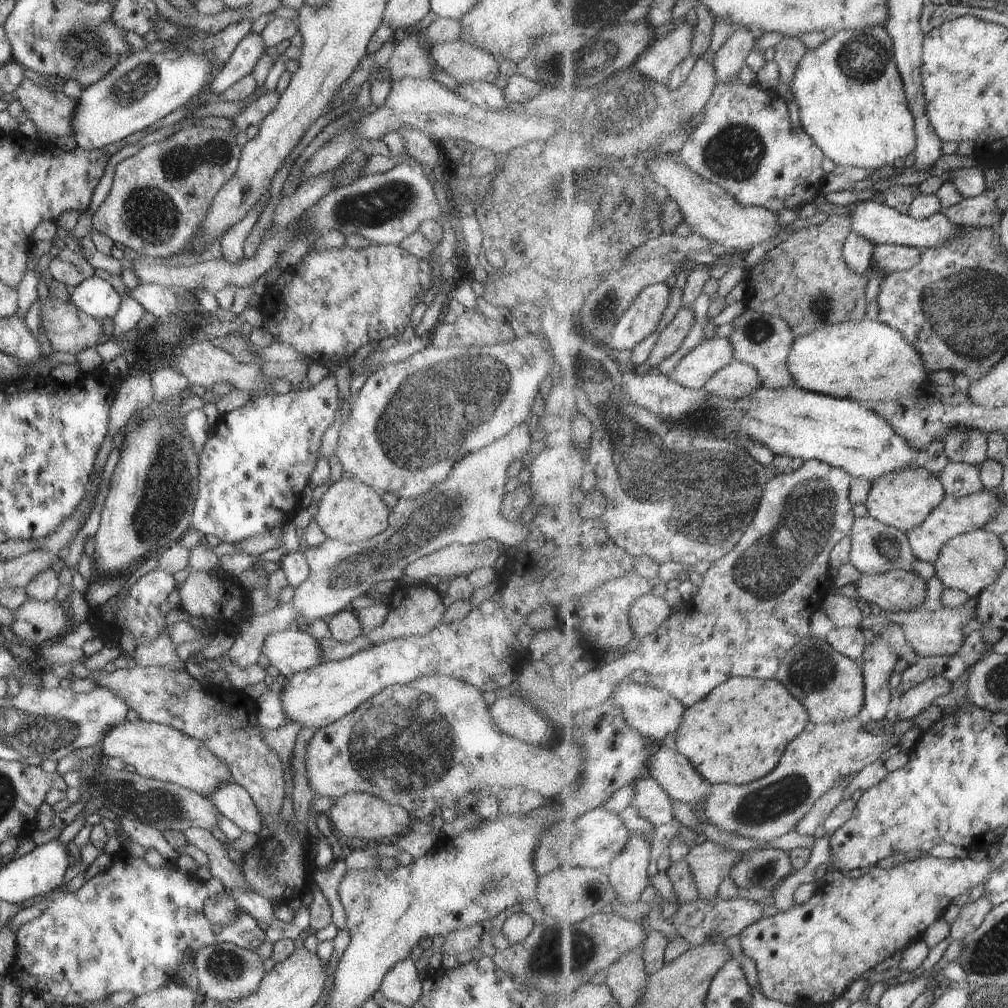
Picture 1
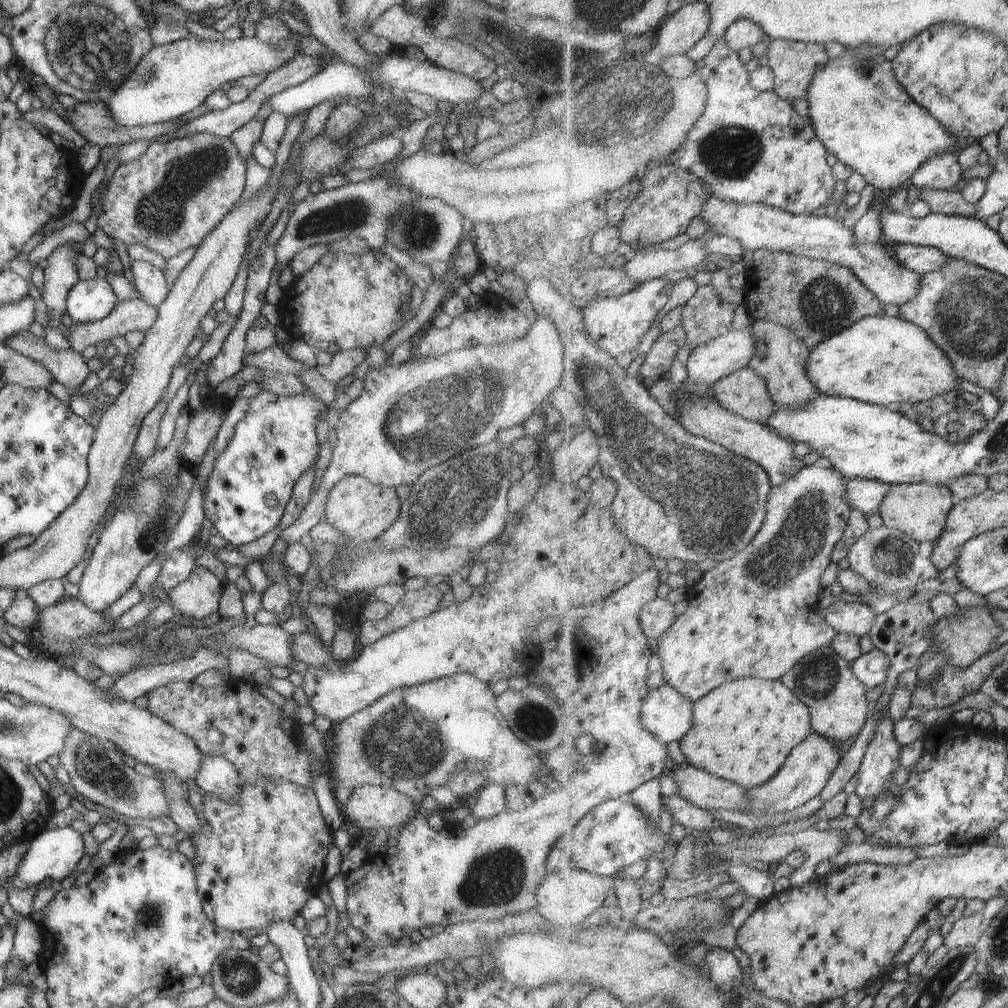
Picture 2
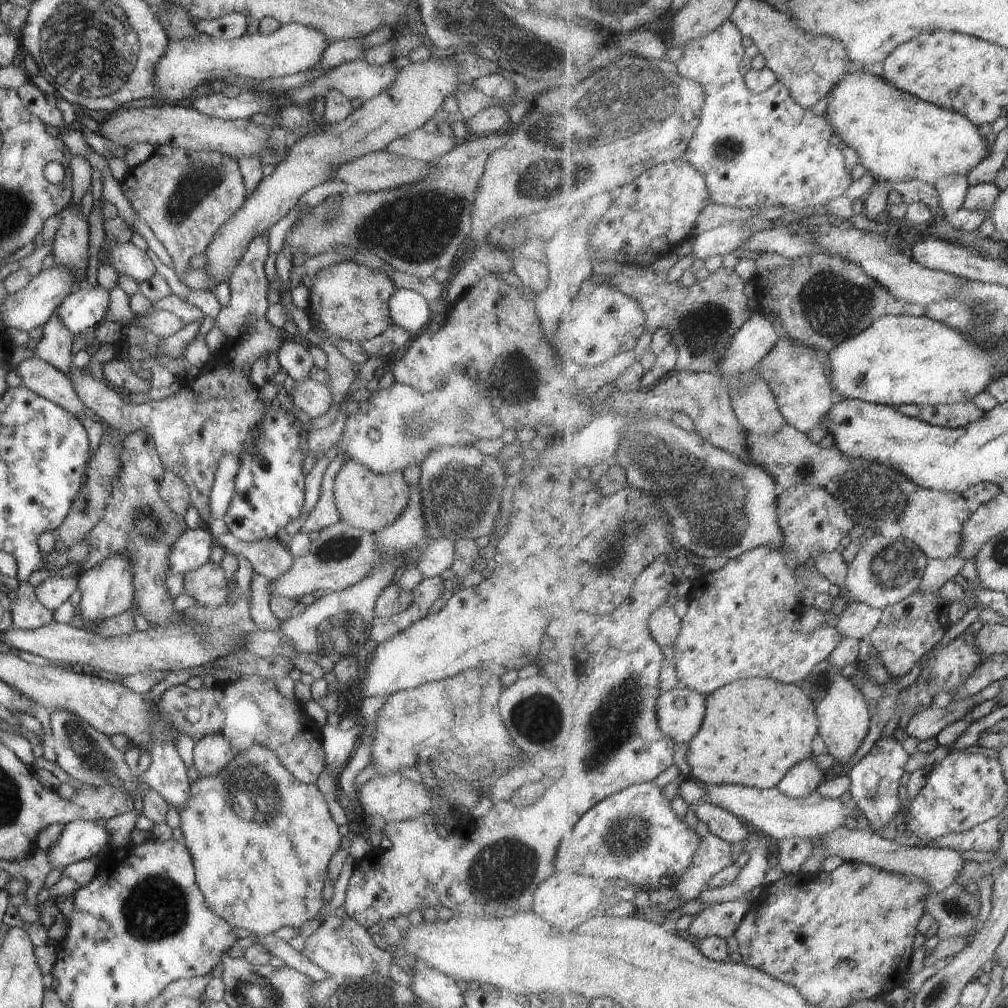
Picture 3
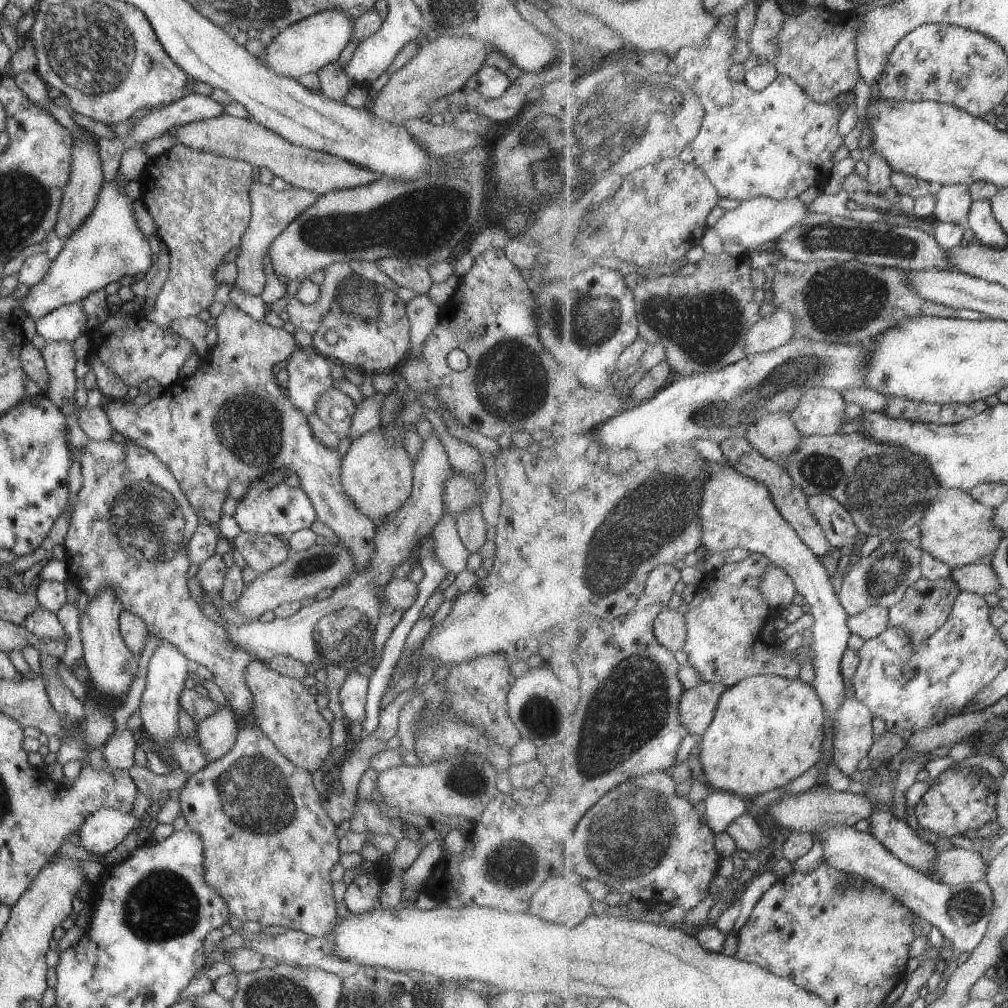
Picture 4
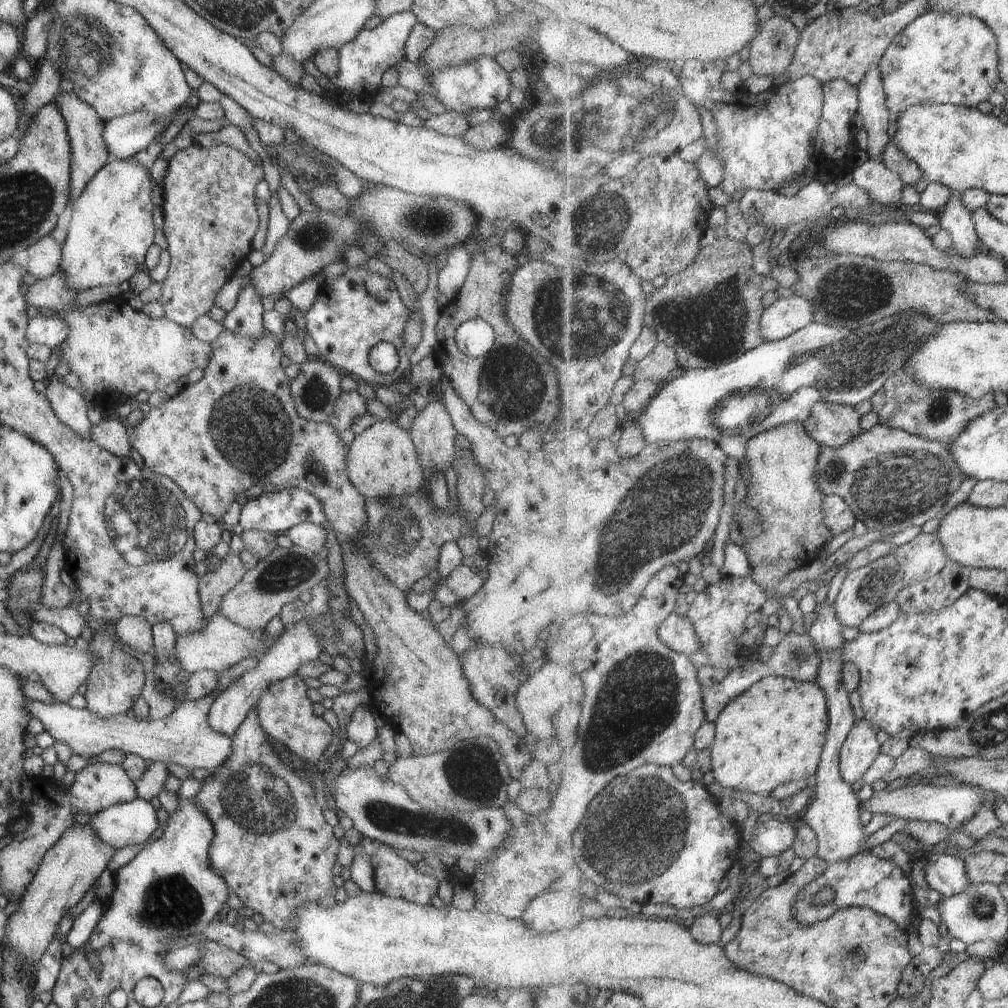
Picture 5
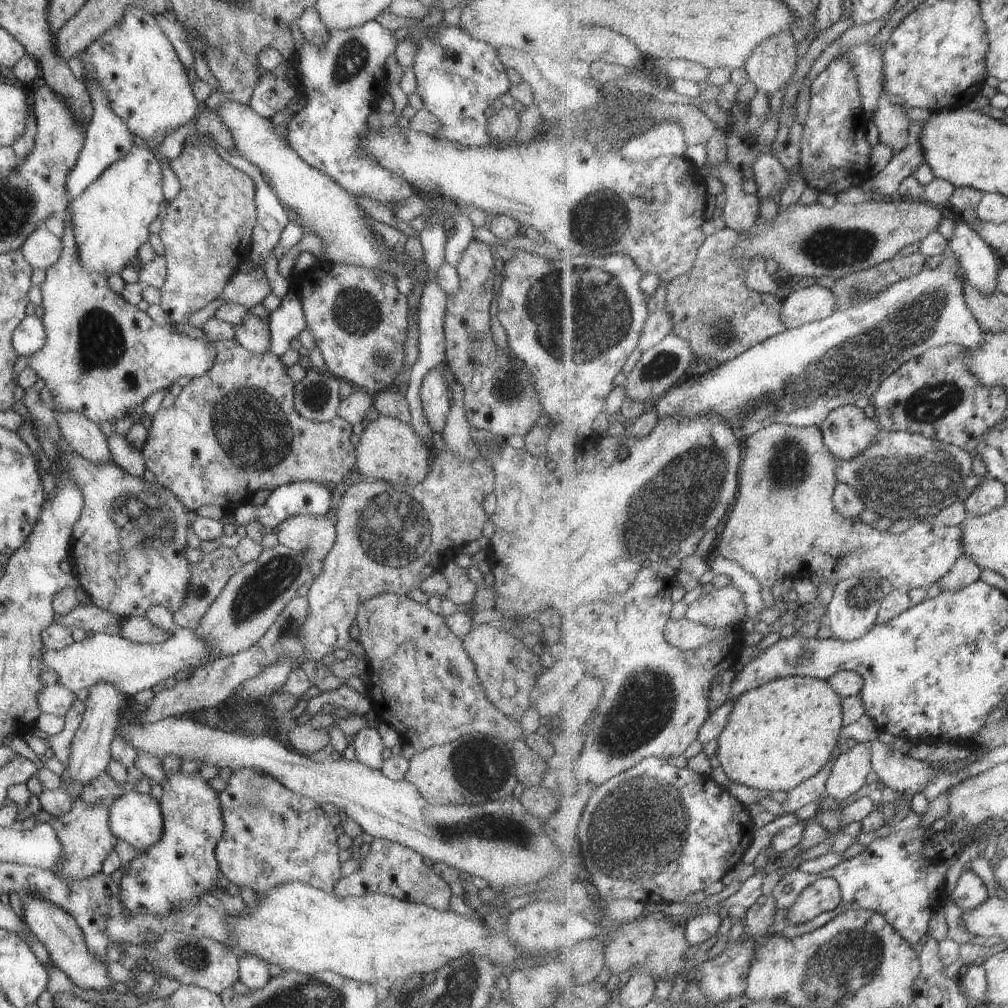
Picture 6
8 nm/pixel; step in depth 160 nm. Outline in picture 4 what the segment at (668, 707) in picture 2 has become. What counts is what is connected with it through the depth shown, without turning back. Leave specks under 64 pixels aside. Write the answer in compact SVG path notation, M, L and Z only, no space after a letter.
M701 682L687 689L680 700L680 723L695 738L701 738L708 731L721 695L728 688L722 684Z

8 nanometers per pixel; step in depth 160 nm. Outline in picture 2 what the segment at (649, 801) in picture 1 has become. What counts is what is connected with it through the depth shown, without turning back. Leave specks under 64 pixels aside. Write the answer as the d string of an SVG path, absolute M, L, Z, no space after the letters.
M679 794L663 797L661 804L669 810L672 820L685 826L686 830L709 830L713 827L726 827L727 825L716 821L707 809L699 808L693 803L687 802L685 797Z

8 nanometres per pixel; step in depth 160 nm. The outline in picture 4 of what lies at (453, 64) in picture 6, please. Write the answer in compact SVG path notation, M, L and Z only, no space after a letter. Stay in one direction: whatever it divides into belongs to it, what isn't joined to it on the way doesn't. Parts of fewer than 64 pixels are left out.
M487 65L479 67L464 84L465 87L476 90L485 100L499 98L509 85L504 72Z

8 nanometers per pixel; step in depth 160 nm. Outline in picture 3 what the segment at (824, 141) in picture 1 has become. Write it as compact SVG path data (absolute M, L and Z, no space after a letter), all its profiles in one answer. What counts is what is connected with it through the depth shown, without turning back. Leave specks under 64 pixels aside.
M865 64L860 71L847 73L830 90L825 114L832 122L840 140L856 151L859 162L870 172L876 182L891 186L899 181L922 180L935 184L938 178L953 173L969 174L985 158L990 149L985 146L977 126L961 113L921 100L908 92L895 88L881 75L869 72Z

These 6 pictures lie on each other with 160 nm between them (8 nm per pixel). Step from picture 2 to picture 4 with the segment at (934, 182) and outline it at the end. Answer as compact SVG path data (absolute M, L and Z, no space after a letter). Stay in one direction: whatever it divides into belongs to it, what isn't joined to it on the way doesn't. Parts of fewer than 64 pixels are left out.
M942 185L936 188L934 216L942 223L953 223L967 228L972 204L972 194L967 185Z

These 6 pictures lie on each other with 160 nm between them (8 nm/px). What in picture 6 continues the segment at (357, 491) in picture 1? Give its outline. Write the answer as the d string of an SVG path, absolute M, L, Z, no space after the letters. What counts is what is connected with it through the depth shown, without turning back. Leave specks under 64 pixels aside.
M379 415L376 420L366 424L354 451L354 466L361 476L361 481L375 479L390 482L397 487L413 486L420 483L430 469L429 448L408 424L387 415Z

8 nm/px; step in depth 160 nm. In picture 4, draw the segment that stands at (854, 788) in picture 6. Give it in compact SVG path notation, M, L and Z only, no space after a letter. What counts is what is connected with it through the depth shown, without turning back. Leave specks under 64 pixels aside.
M844 696L844 707L836 720L834 763L846 776L865 767L867 754L875 744L873 713L856 696Z

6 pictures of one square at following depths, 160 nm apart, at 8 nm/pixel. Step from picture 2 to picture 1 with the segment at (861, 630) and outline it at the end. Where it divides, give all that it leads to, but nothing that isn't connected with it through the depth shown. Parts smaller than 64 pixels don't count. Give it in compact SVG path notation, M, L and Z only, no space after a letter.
M835 592L824 600L822 612L833 622L833 627L855 628L863 620L863 612L859 610L856 599L850 599Z

